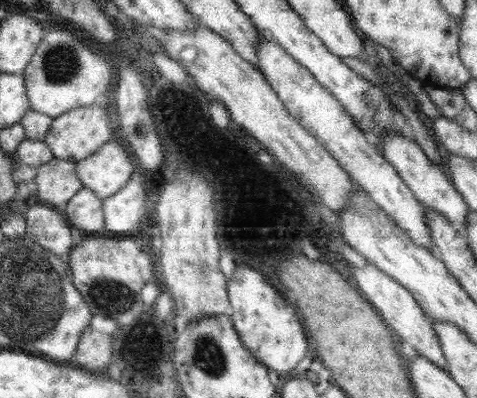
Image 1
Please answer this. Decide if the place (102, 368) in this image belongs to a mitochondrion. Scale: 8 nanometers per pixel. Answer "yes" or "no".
no

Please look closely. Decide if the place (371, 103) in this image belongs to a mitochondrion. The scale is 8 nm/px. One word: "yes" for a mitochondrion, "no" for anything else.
yes

